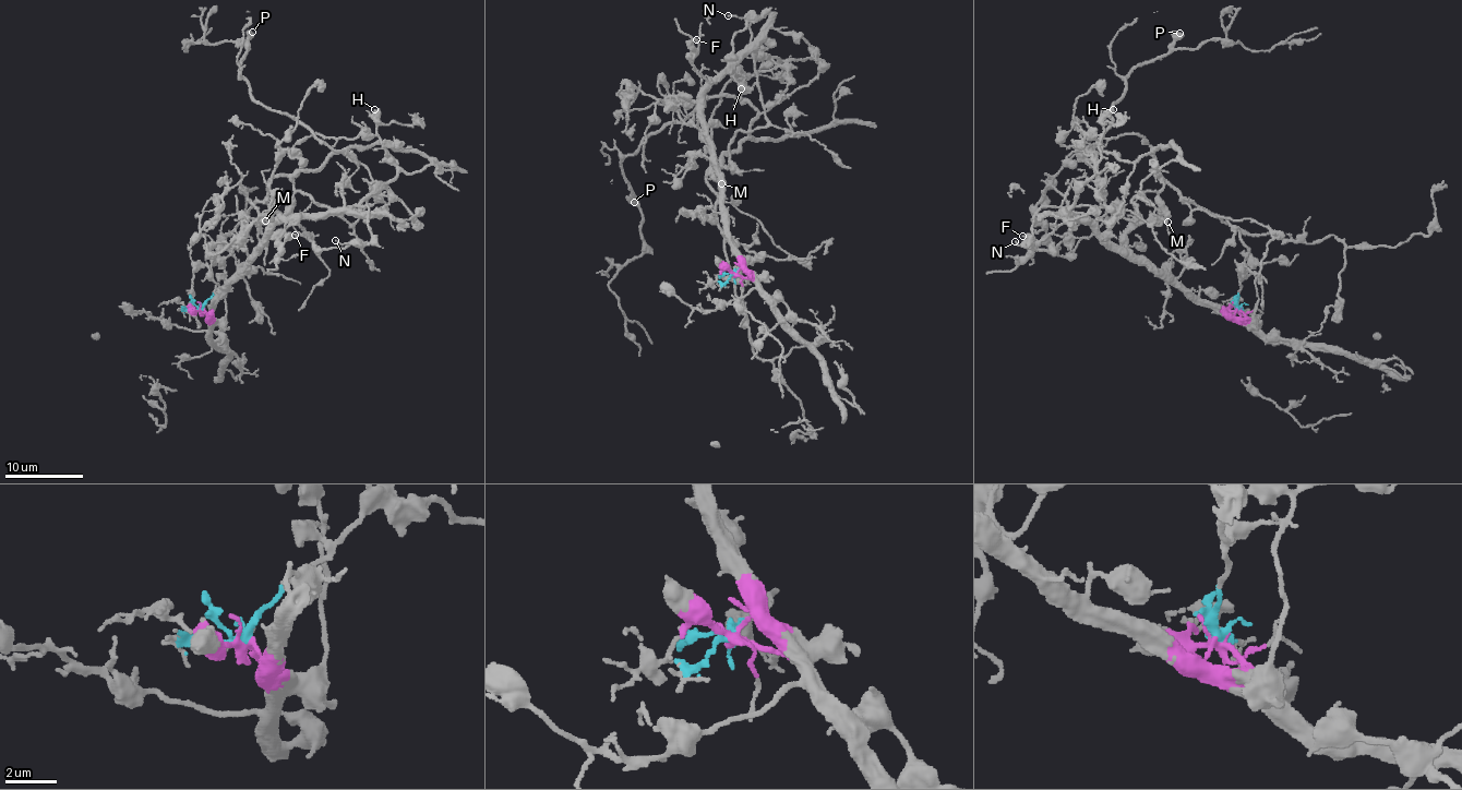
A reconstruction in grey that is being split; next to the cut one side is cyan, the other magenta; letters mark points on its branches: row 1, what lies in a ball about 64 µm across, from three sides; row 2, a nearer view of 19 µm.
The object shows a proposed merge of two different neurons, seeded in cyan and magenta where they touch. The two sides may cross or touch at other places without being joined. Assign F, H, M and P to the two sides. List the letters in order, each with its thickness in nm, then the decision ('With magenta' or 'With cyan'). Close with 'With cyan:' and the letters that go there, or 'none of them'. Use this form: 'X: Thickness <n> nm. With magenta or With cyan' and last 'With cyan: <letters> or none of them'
F: Thickness 140 nm. With magenta
H: Thickness 360 nm. With magenta
M: Thickness 280 nm. With magenta
P: Thickness 600 nm. With cyan
With cyan: P

